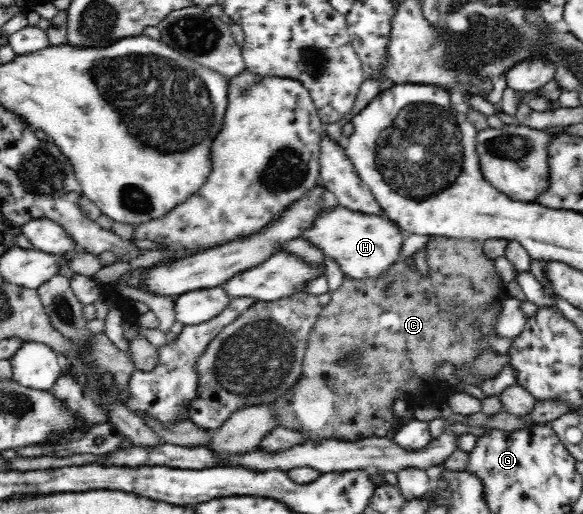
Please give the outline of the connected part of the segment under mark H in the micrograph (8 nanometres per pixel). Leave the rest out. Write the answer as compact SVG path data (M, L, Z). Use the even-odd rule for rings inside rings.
M343 206L324 209L315 226L303 237L331 256L346 275L355 280L379 279L400 262L406 233L386 215L354 211Z

